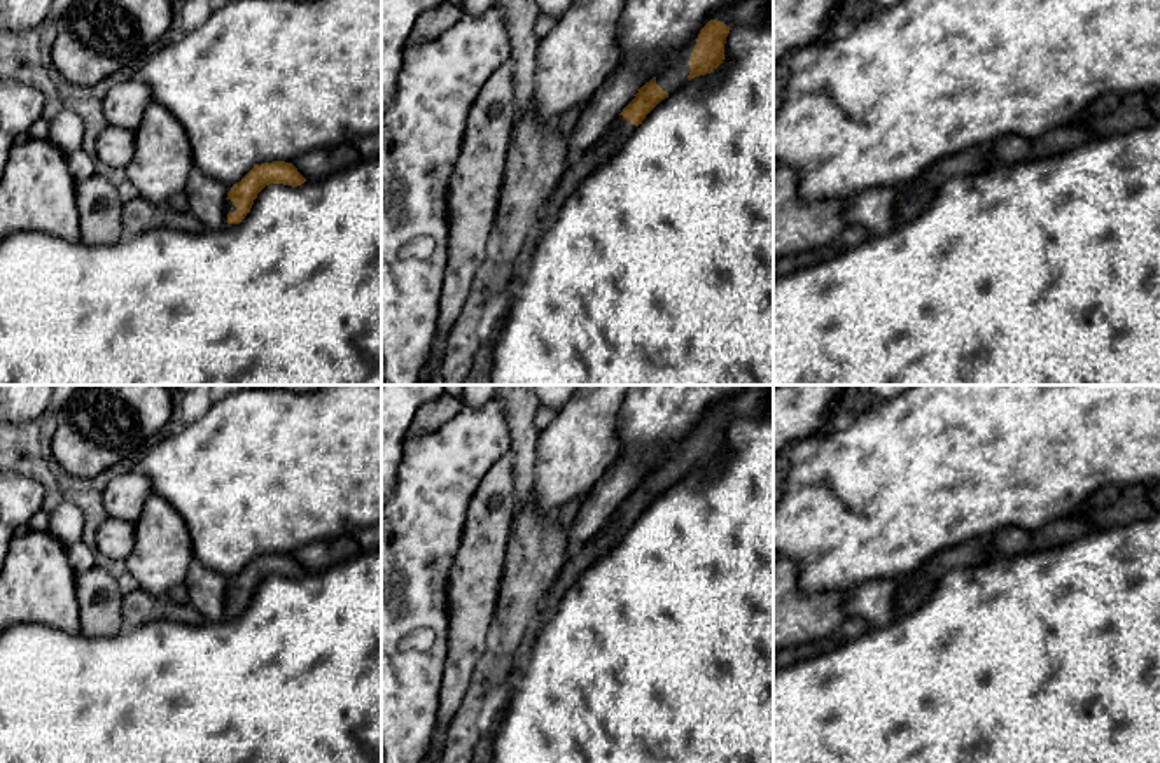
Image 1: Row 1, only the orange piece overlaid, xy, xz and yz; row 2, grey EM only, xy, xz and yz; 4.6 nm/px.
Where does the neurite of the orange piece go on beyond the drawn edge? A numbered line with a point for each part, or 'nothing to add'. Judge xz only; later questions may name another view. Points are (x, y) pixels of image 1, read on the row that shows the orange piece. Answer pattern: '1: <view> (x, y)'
1: xz (747, 13)
2: xz (674, 76)
3: xz (609, 144)

